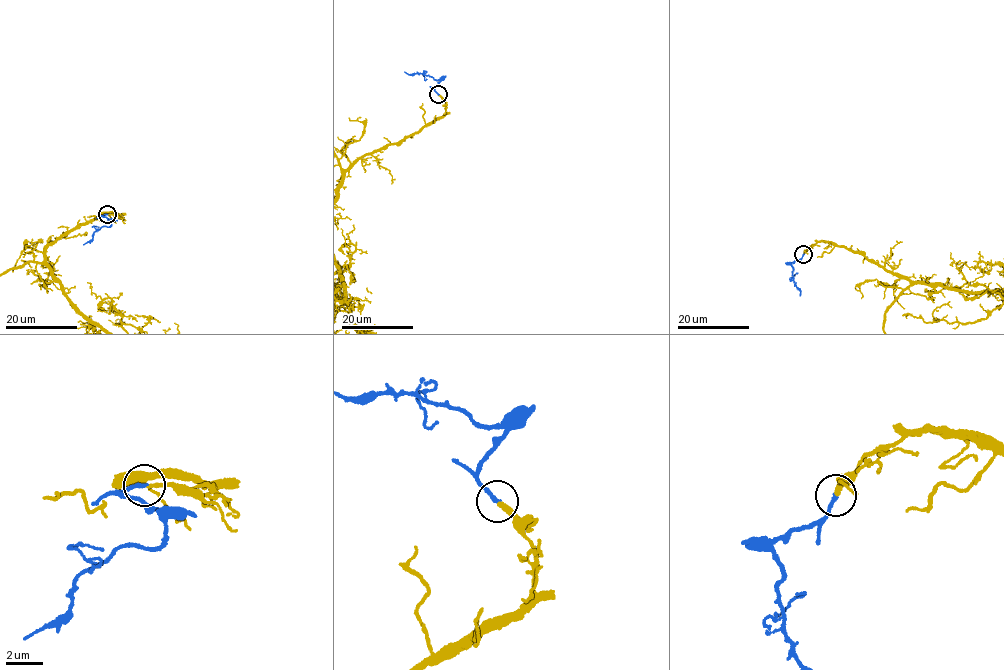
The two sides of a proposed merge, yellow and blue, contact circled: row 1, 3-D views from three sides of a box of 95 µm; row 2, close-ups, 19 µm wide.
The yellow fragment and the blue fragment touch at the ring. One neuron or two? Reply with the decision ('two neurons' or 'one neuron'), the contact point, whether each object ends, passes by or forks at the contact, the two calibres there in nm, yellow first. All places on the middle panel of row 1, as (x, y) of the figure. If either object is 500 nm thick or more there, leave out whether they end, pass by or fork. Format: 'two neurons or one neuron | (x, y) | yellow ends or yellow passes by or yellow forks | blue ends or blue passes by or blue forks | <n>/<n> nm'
one neuron | (438, 94) | yellow ends | blue ends | 240/200 nm

